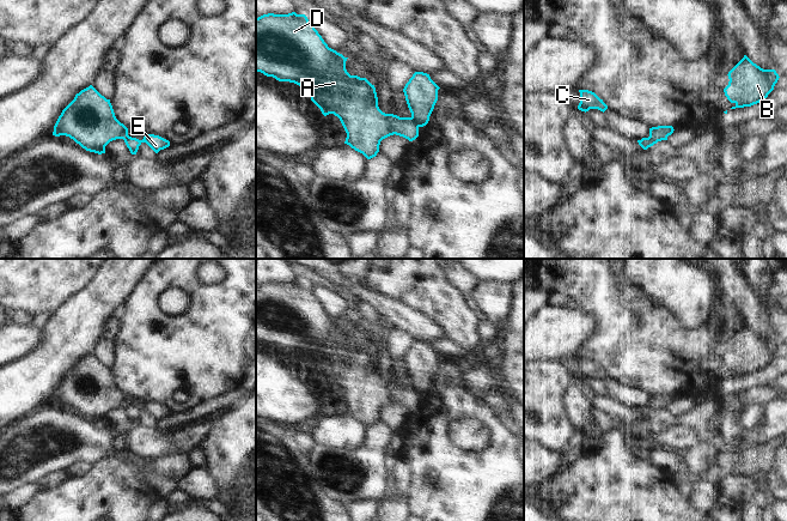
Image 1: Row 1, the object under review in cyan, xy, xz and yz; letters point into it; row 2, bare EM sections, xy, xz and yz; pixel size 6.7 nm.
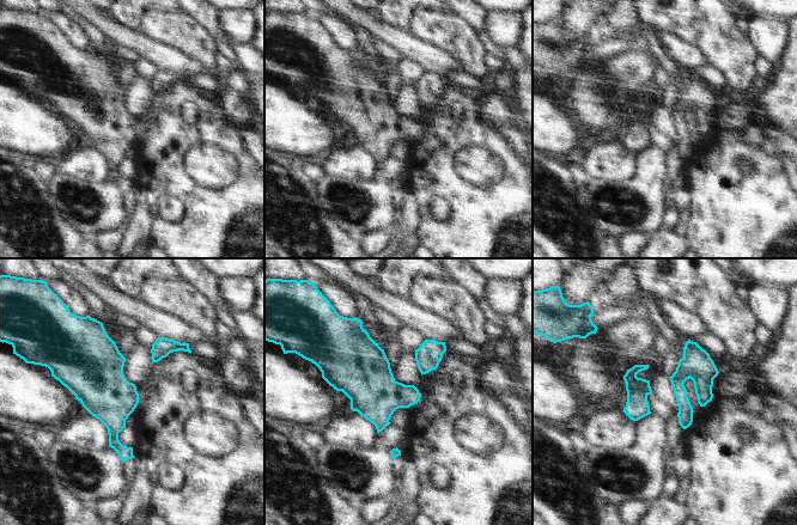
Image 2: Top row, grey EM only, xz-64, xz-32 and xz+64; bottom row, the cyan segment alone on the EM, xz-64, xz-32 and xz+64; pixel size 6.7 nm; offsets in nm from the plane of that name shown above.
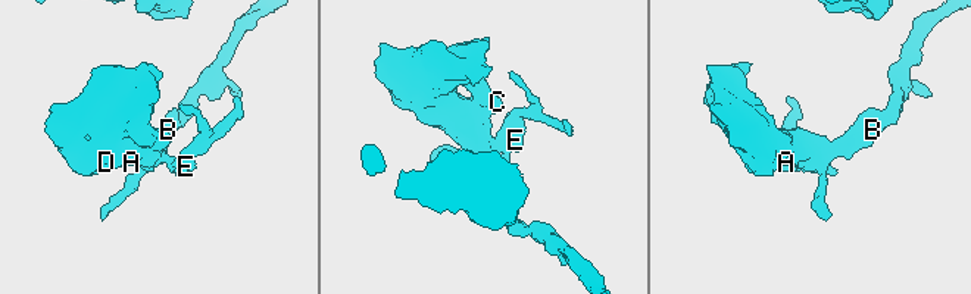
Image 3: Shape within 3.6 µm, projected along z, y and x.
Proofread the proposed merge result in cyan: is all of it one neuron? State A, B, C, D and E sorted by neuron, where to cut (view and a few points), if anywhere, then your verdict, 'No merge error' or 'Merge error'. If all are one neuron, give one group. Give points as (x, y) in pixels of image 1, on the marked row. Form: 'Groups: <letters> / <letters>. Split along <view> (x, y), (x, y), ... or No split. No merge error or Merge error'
Groups: A B C D / E. Split along xz (410, 117), (419, 126). Merge error.

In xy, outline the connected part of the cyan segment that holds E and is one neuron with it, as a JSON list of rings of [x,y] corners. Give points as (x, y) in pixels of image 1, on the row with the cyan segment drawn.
[[[146,134],[142,140],[128,137],[124,140],[132,155],[136,155],[139,146],[146,143],[155,153],[170,146],[170,141],[154,134]]]

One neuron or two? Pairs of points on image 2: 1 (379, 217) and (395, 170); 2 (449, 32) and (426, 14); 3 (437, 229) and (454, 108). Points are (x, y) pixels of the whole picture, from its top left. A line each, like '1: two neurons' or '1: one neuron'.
1: one neuron
2: one neuron
3: one neuron

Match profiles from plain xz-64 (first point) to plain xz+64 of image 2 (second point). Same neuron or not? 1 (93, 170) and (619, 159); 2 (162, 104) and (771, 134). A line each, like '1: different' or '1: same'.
1: same
2: different

